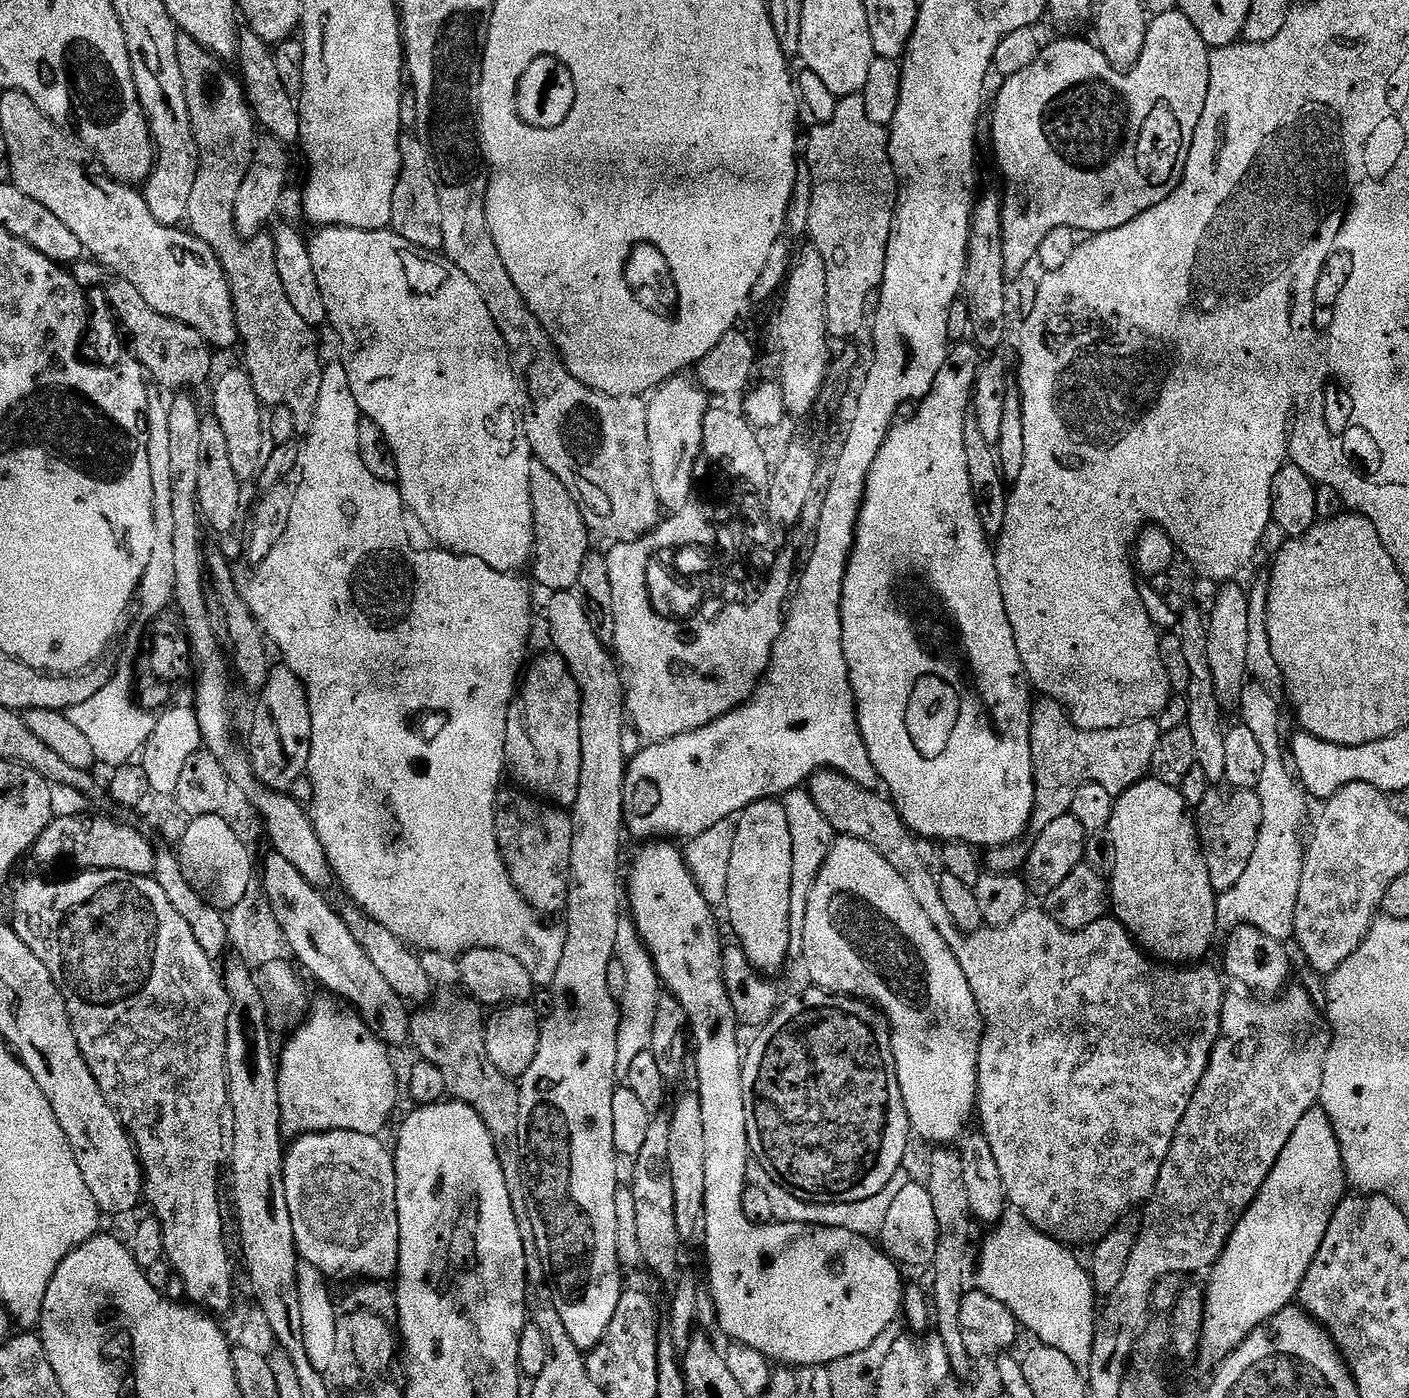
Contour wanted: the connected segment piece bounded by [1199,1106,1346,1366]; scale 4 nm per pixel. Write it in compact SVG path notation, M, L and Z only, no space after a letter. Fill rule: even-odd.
M1317 1106L1309 1110L1302 1122L1298 1122L1294 1134L1290 1134L1290 1142L1278 1154L1274 1170L1270 1170L1254 1202L1236 1223L1224 1252L1210 1269L1206 1318L1200 1339L1201 1361L1219 1365L1255 1328L1299 1297L1302 1282L1345 1195L1340 1137L1327 1108Z

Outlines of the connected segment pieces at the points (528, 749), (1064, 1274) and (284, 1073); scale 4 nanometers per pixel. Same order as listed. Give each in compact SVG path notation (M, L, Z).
M548 650L531 664L532 661L522 676L524 737L517 744L509 743L507 763L521 789L557 806L571 806L578 798L578 782L582 778L584 694L559 652Z
M1005 1211L999 1224L989 1232L992 1233L985 1240L983 1237L978 1252L979 1291L998 1298L1011 1309L1041 1345L1062 1350L1077 1366L1087 1366L1098 1323L1098 1293L1089 1269L1080 1265L1071 1247L1041 1232L1022 1212Z
M328 994L314 1001L296 1037L285 1048L283 1045L279 1053L278 1102L285 1137L306 1136L309 1132L357 1132L374 1136L383 1133L396 1108L396 1068L388 1061L389 1045L355 1008L340 1006L341 1001Z

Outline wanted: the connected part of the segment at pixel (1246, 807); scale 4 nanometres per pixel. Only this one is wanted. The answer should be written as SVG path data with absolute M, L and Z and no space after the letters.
M1248 786L1227 787L1209 787L1198 807L1200 842L1204 855L1208 857L1212 887L1216 889L1217 893L1230 890L1238 882L1238 878L1242 878L1242 874L1246 874L1246 866L1250 866L1250 858L1254 858L1254 846L1258 846L1258 838L1264 825L1264 803L1260 801L1259 791Z

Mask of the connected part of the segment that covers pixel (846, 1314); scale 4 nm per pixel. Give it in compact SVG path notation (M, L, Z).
M648 842L643 845L644 848L641 850L640 853L636 856L636 861L632 864L632 877L629 875L626 880L626 896L627 899L630 901L630 908L632 904L632 911L630 911L630 916L634 923L636 924L636 927L638 931L640 931L640 935L644 940L644 943L647 945L649 951L652 952L652 958L654 960L654 963L656 963L657 968L657 974L660 976L661 981L666 985L667 991L671 993L675 997L677 1001L679 1001L680 1005L684 1010L686 1010L686 1014L688 1015L688 1027L690 1029L691 1035L694 1037L695 1044L694 1044L694 1064L696 1060L696 1076L698 1079L700 1079L700 1089L698 1089L698 1095L700 1097L700 1105L702 1106L702 1118L703 1121L706 1122L706 1206L704 1207L704 1223L702 1225L702 1237L704 1236L704 1246L708 1250L708 1280L710 1283L712 1283L712 1300L714 1303L716 1303L716 1316L718 1319L720 1319L720 1328L722 1331L725 1332L728 1336L733 1336L731 1339L733 1341L736 1341L739 1344L746 1344L750 1347L758 1350L763 1356L768 1357L769 1361L772 1362L779 1362L781 1365L784 1366L799 1366L800 1368L808 1368L811 1364L822 1364L822 1365L829 1365L833 1364L834 1361L836 1361L838 1358L846 1358L850 1354L858 1354L858 1350L866 1350L866 1346L870 1346L870 1342L874 1342L874 1338L878 1338L878 1334L882 1334L882 1330L886 1330L886 1326L890 1326L891 1324L897 1323L898 1317L901 1315L903 1306L904 1306L904 1293L906 1291L906 1283L904 1284L904 1280L902 1277L900 1277L901 1269L898 1267L898 1264L896 1260L892 1259L886 1252L883 1247L877 1246L875 1248L873 1241L869 1239L867 1236L859 1236L858 1233L852 1233L850 1230L842 1229L842 1228L831 1228L831 1227L823 1227L818 1224L796 1224L796 1223L785 1223L785 1222L773 1222L770 1224L756 1224L754 1221L751 1221L750 1218L746 1216L746 1214L743 1212L743 1194L746 1185L749 1183L748 1179L748 1143L753 1143L754 1140L754 1108L753 1105L750 1103L750 1088L748 1085L748 1088L746 1085L744 1085L744 1056L742 1053L740 1053L740 1036L738 1033L736 1033L736 1024L738 1025L738 1017L736 1014L736 1011L734 1010L734 1006L732 1005L732 999L728 996L728 984L725 980L725 972L724 972L724 950L725 945L723 943L720 944L720 928L718 925L716 925L716 916L712 911L714 911L713 905L709 903L709 899L704 896L704 892L701 890L699 883L696 882L691 870L688 868L688 861L685 859L685 853L683 851L678 850L675 848L675 843L672 842Z

